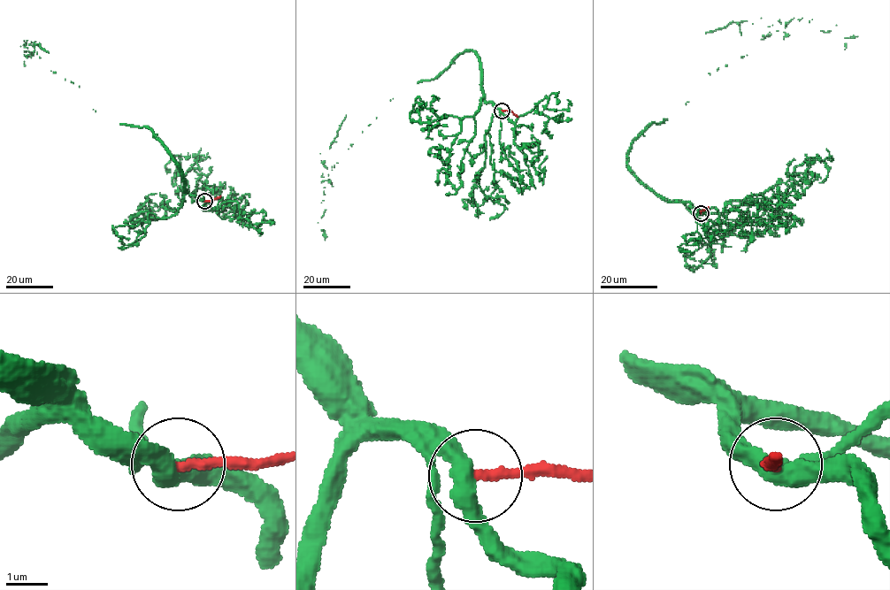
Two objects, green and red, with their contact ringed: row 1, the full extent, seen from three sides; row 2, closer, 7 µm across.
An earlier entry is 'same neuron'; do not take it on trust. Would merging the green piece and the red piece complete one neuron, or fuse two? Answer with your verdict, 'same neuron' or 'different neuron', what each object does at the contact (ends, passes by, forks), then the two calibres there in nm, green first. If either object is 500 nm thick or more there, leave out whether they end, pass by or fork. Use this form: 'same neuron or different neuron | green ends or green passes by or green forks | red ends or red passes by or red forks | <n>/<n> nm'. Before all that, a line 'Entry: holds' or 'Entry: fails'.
Entry: fails
different neuron | green passes by | red ends | 440/240 nm

